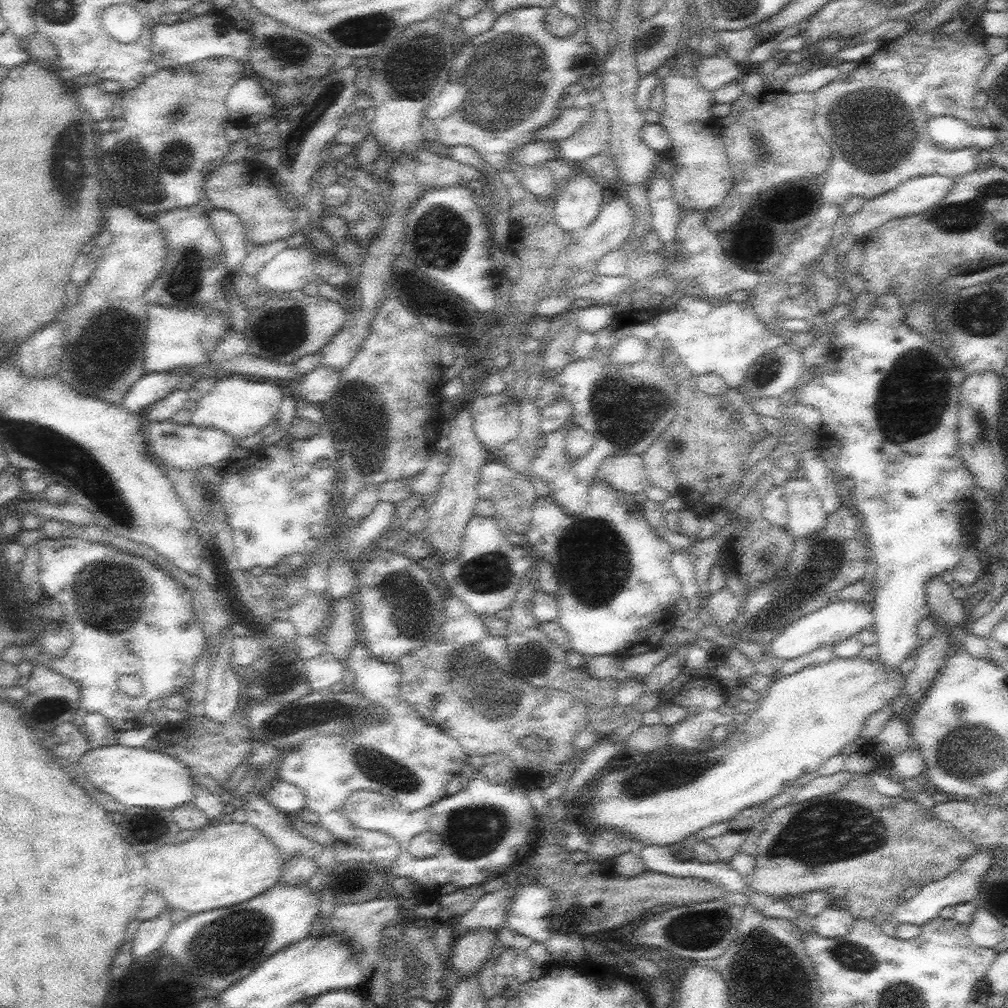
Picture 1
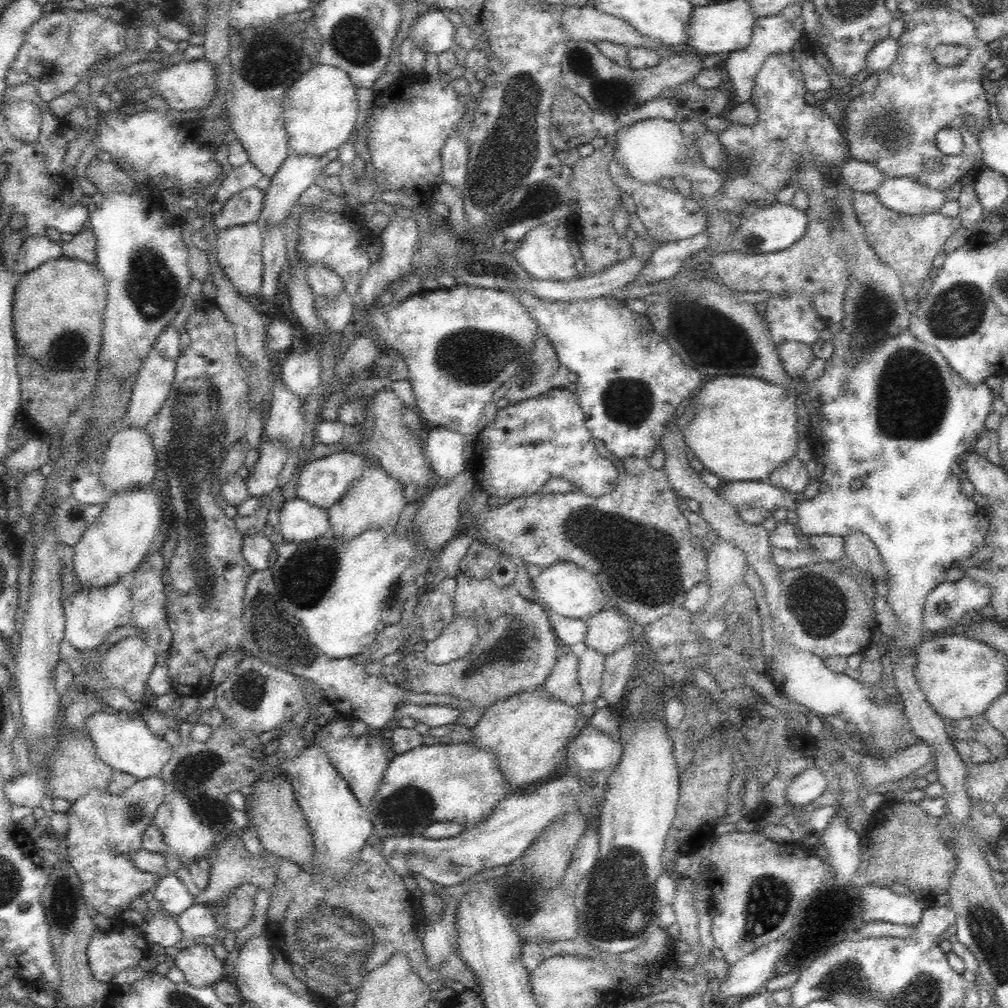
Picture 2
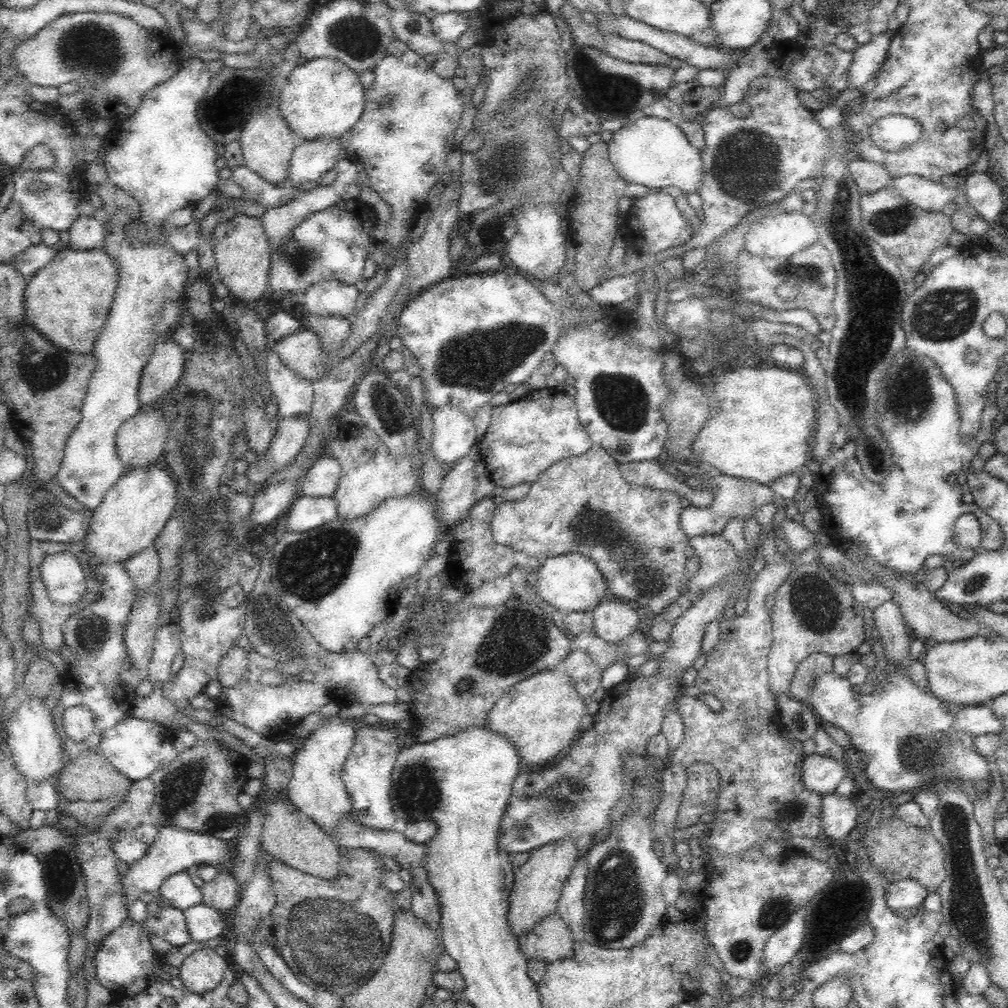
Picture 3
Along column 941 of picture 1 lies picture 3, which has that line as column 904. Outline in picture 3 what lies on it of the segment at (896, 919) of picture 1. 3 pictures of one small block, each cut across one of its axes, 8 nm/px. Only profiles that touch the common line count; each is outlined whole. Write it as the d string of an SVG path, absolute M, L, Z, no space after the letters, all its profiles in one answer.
M900 880L890 883L886 892L886 904L892 912L900 912L910 908L922 908L928 896L924 886L914 880Z

